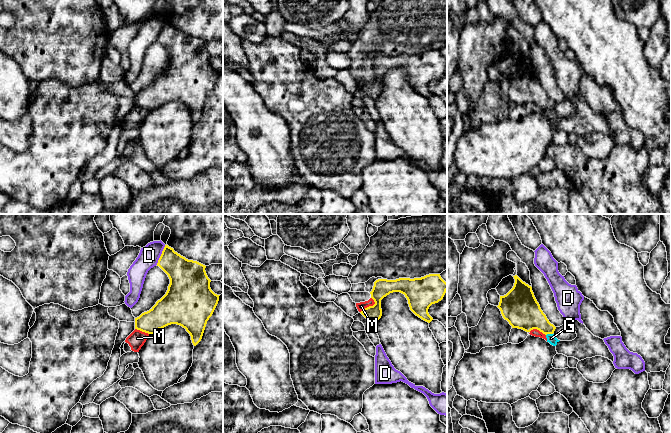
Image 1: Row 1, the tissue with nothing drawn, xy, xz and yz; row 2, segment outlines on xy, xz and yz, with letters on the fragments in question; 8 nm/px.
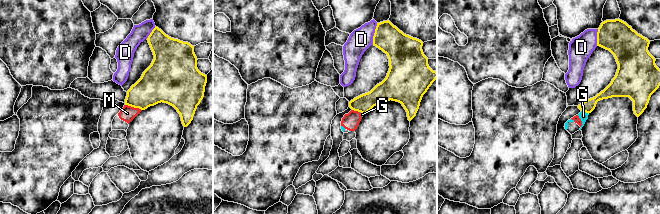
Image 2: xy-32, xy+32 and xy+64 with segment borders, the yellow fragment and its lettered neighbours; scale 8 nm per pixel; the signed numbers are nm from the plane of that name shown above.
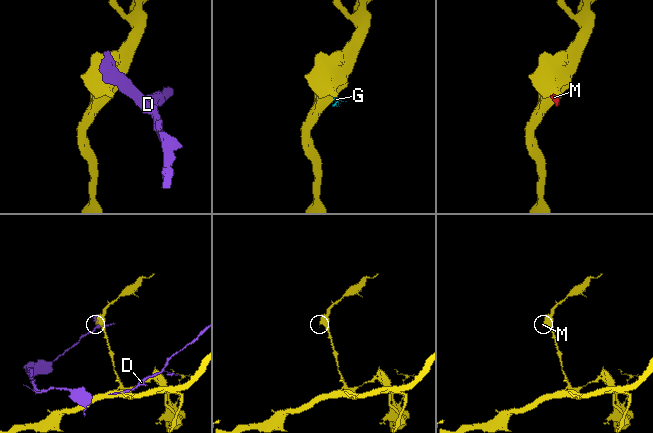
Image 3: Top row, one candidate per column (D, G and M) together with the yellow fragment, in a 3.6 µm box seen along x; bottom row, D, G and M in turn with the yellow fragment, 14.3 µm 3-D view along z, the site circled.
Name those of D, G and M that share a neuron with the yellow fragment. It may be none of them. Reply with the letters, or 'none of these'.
none of these

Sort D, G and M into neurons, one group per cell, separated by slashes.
D / G M

